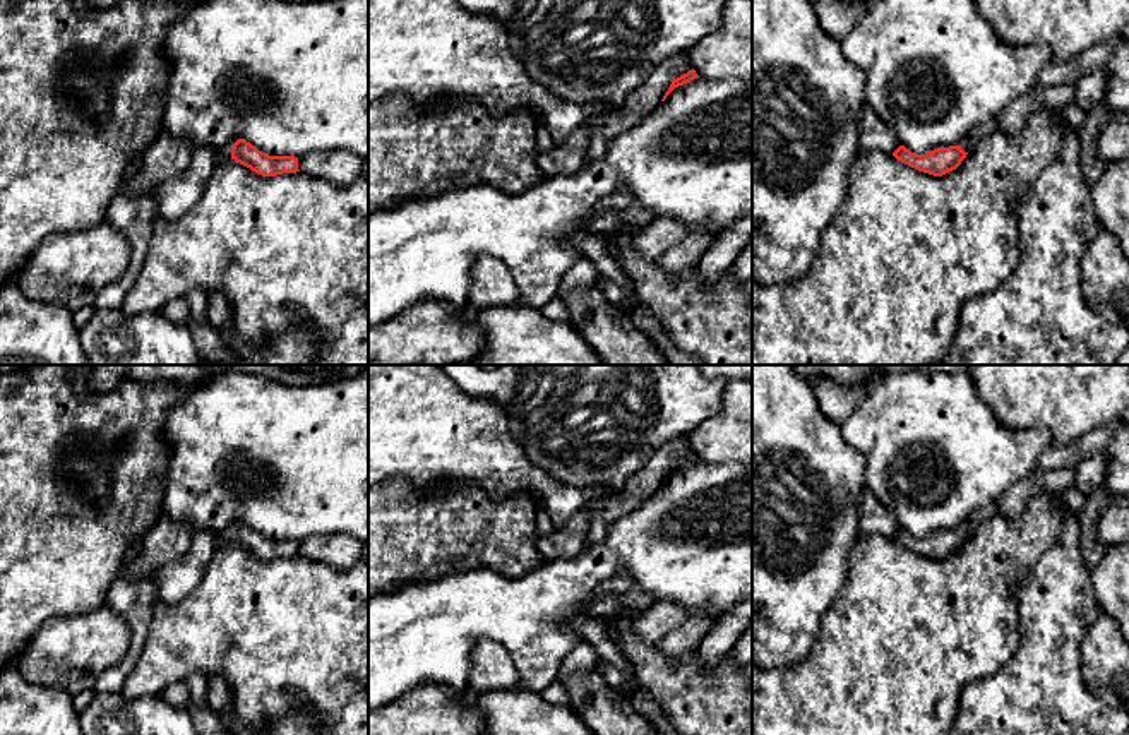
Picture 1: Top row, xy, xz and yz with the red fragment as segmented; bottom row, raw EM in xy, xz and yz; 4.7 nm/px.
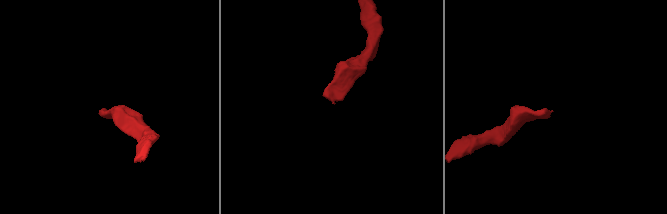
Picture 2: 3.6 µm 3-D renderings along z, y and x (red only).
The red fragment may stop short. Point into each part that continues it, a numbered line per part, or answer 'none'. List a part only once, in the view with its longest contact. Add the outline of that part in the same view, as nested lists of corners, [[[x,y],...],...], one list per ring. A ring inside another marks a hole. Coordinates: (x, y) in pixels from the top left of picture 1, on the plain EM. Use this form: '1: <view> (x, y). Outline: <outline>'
1: xy (223, 538). Outline: [[[233,523],[231,526],[228,526],[224,531],[218,533],[216,536],[216,547],[224,547],[231,543],[231,531],[238,523]]]

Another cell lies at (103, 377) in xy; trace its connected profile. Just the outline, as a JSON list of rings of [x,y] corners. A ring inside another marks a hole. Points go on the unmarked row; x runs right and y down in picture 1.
[[[89,365],[89,368],[89,385],[98,392],[111,391],[127,379],[190,384],[224,370],[223,365]]]

